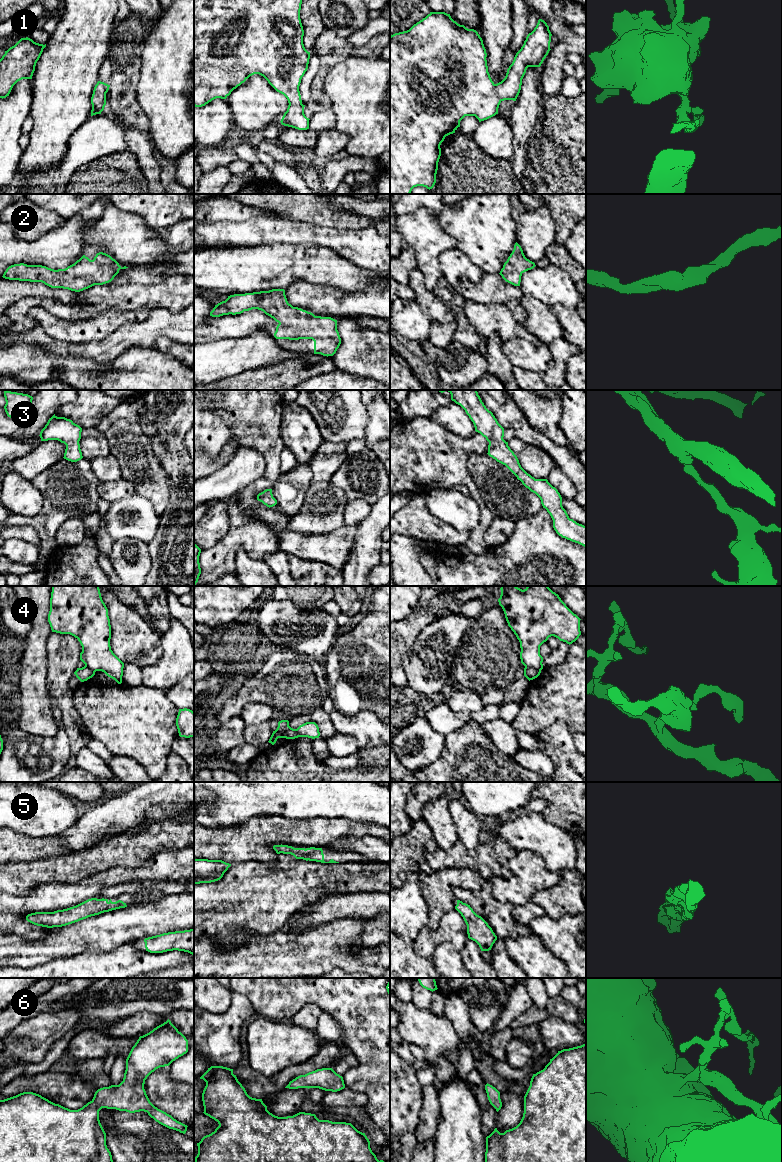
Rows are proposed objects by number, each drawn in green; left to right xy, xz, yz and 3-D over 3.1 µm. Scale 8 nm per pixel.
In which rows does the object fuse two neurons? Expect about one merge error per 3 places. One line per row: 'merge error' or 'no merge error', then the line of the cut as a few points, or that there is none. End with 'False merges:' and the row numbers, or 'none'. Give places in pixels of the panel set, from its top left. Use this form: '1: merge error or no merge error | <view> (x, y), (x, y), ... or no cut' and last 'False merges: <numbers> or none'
1: no merge error | no cut
2: no merge error | no cut
3: no merge error | no cut
4: merge error | yz (525, 665), (540, 670)
5: no merge error | no cut
6: no merge error | no cut
False merges: 4

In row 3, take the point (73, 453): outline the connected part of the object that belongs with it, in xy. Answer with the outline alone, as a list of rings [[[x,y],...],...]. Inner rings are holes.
[[[55,414],[48,420],[40,432],[41,441],[58,440],[66,445],[64,459],[77,462],[83,458],[79,441],[82,428],[72,420],[57,417]]]

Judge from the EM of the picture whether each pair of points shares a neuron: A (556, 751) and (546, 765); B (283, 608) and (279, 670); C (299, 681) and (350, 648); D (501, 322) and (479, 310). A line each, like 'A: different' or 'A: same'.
A: different
B: different
C: different
D: same

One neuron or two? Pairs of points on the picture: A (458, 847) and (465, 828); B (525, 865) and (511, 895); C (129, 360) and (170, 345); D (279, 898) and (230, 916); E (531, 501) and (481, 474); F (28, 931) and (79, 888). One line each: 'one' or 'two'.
A: two
B: one
C: two
D: one
E: one
F: one

